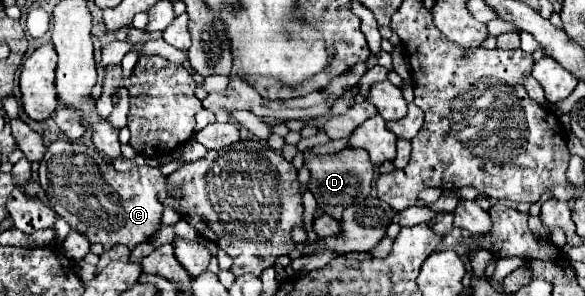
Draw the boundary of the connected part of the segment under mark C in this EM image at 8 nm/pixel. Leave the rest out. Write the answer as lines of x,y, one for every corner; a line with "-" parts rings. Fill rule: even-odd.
58,140
52,142
40,162
40,184
46,192
50,208
64,218
72,230
80,232
88,238
88,242
100,242
104,250
110,250
116,244
124,244
134,248
136,244
148,242
162,226
162,202
158,200
158,192
166,188
166,176
160,168
154,166
136,166
128,172
116,172
108,160
102,160
100,152
94,146
80,142

